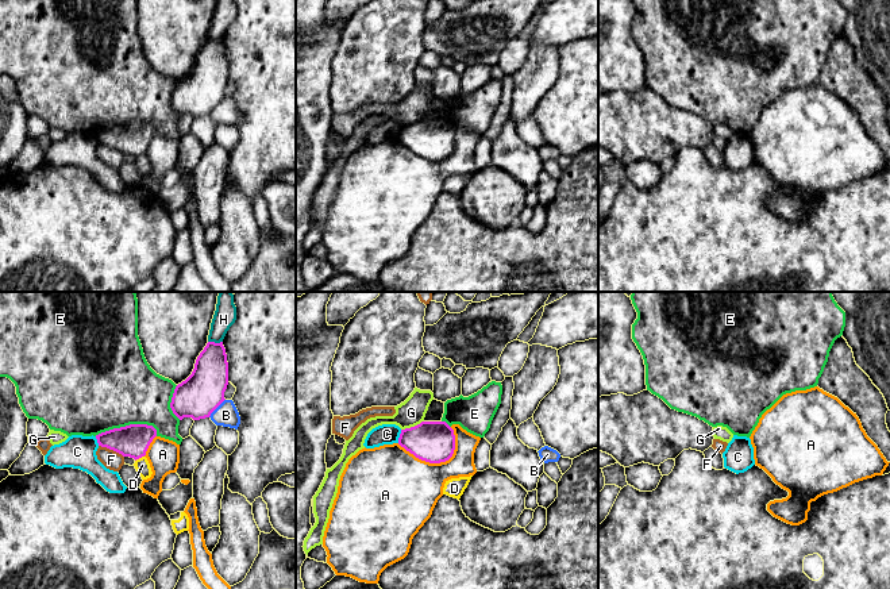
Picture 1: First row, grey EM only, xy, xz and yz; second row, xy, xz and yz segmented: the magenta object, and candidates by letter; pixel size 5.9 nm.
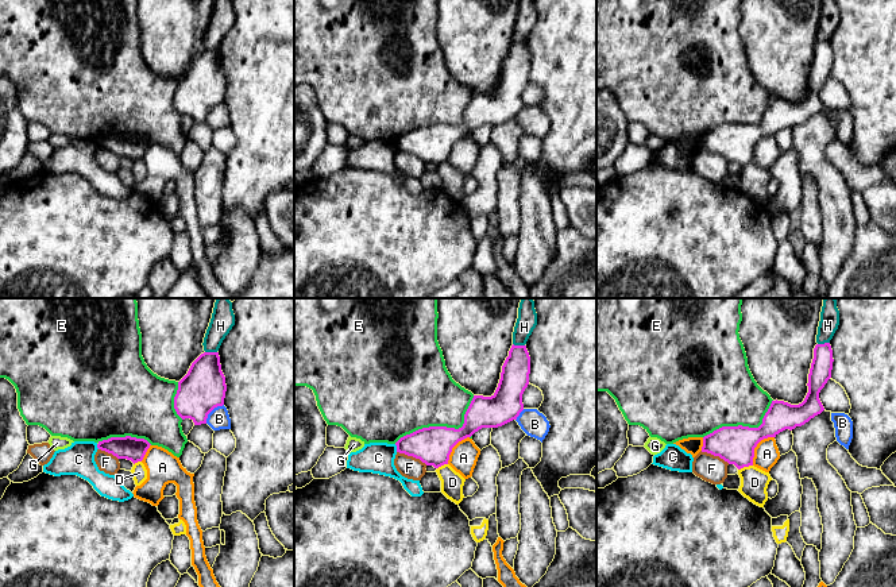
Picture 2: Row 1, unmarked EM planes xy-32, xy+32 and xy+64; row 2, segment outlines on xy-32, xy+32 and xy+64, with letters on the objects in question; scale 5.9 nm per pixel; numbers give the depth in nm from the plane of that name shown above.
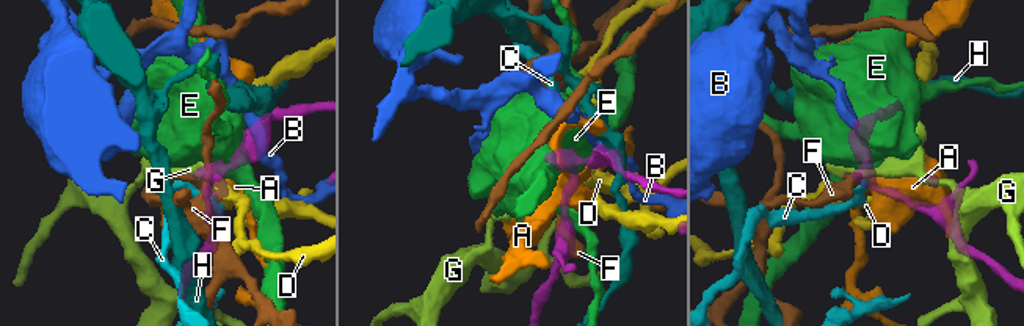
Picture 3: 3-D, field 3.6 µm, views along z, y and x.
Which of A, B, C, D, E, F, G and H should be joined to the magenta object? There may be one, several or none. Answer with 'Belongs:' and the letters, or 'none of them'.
Belongs: none of them

